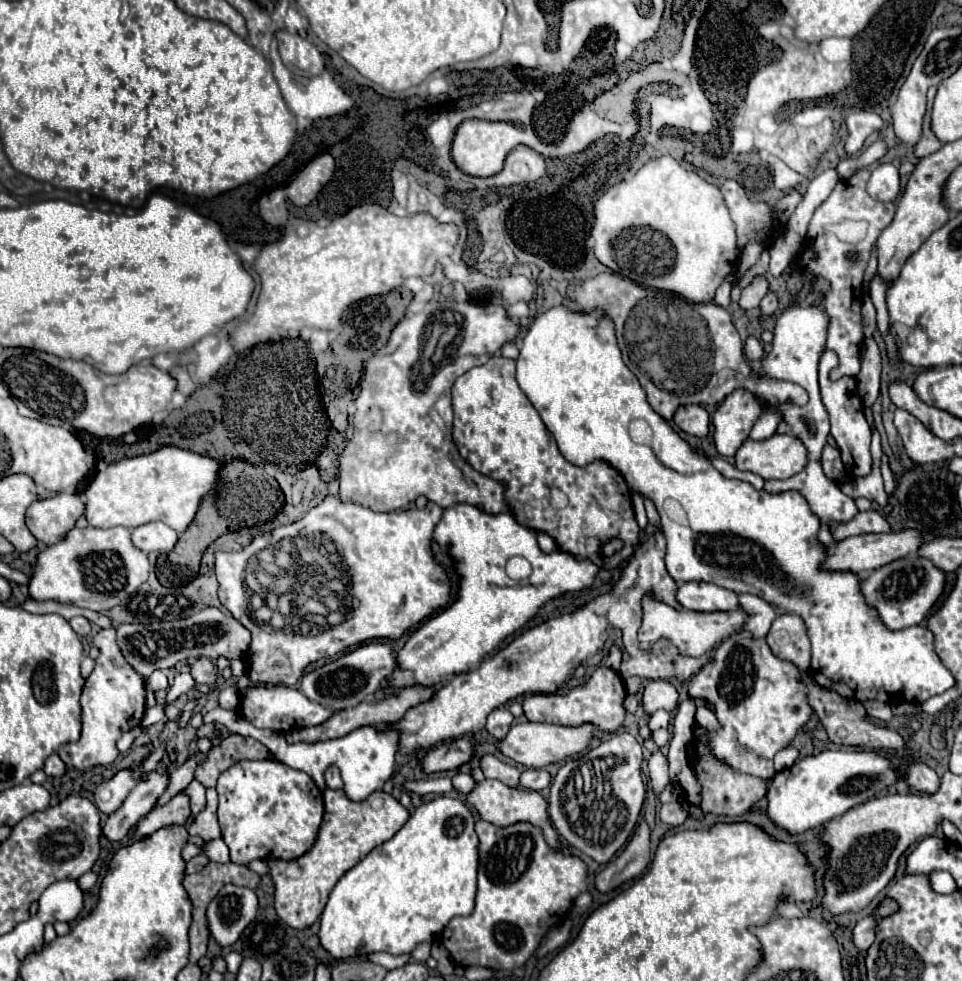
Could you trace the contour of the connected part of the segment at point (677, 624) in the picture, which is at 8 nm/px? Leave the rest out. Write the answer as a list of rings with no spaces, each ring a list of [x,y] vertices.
[[[644,597],[642,607],[644,607],[644,623],[642,623],[640,633],[638,633],[638,645],[642,651],[650,651],[660,639],[666,639],[672,645],[676,645],[682,655],[700,657],[708,649],[712,649],[716,645],[716,641],[736,633],[738,629],[742,629],[748,623],[746,611],[742,607],[728,611],[728,613],[722,613],[722,611],[714,611],[714,613],[684,611],[684,613],[680,613],[680,611],[672,609],[670,605],[664,605],[664,603],[654,601],[650,597]]]

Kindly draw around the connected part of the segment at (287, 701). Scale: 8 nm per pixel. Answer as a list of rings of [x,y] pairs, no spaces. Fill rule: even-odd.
[[[252,685],[240,699],[238,713],[248,719],[250,723],[256,723],[256,727],[268,727],[278,733],[286,733],[290,729],[300,729],[300,727],[312,727],[324,723],[334,711],[326,709],[314,701],[310,701],[300,689],[290,689],[290,687],[260,687]]]

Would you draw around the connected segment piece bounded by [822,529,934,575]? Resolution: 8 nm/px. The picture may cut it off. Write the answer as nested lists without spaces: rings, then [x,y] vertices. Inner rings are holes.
[[[898,531],[898,533],[870,533],[870,535],[856,535],[856,537],[848,537],[844,541],[840,541],[838,545],[832,543],[826,549],[826,559],[822,569],[832,569],[832,571],[852,571],[856,575],[864,575],[868,571],[874,571],[886,563],[892,563],[900,557],[906,557],[908,553],[916,553],[918,545],[922,543],[922,539],[932,539],[934,535],[924,535],[920,531]]]

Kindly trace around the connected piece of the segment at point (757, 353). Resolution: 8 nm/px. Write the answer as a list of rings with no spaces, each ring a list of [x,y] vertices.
[[[750,337],[750,339],[746,341],[744,353],[746,353],[746,357],[748,357],[750,361],[756,361],[756,359],[760,359],[760,357],[764,355],[764,351],[762,351],[762,347],[760,347],[760,341],[758,341],[756,337]]]

